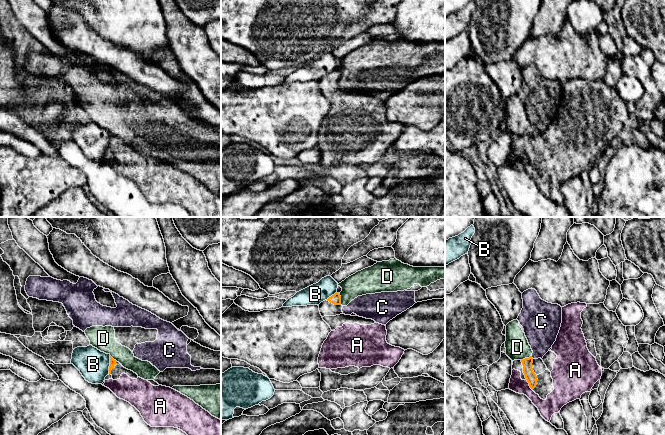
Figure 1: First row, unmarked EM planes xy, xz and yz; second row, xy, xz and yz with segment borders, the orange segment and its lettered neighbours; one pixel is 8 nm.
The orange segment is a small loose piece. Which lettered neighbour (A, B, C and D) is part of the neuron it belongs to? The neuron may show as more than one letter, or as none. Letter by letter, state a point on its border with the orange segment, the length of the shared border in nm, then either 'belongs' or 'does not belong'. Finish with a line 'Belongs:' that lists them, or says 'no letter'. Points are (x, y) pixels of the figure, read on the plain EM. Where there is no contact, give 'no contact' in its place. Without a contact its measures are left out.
A: contact yz (529, 160); length 100 nm; belongs
B: contact xy (110, 141); length 140 nm; does not belong
C: contact yz (531, 133); length 30 nm; does not belong
D: contact xz (340, 75); length 100 nm; does not belong
Belongs: A

